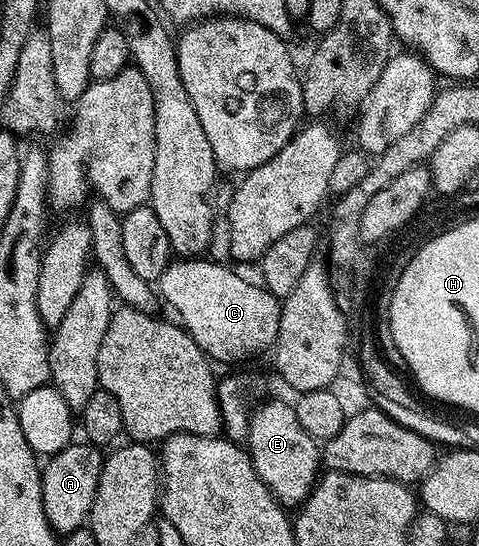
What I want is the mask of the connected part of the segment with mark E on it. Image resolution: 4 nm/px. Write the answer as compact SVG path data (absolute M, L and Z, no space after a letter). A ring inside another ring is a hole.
M269 400L261 409L259 408L249 417L249 434L247 437L249 460L255 466L259 478L268 486L269 491L272 492L277 501L285 506L290 506L289 504L299 506L308 498L310 490L319 479L317 467L320 469L323 461L319 451L318 441L312 440L301 429L296 407L292 403L284 404L281 400Z

